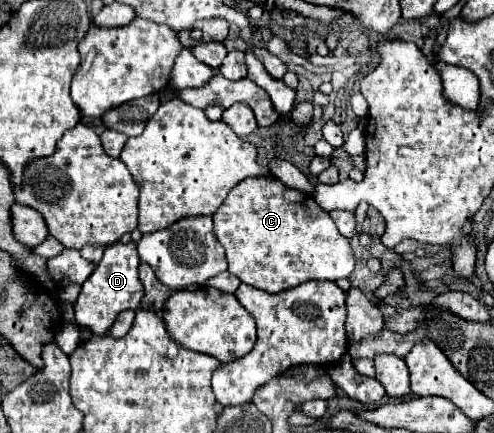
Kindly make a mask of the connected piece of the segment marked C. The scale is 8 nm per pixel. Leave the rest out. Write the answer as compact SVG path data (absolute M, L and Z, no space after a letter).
M254 176L242 180L222 202L222 206L216 210L212 218L214 218L214 234L226 250L228 272L238 276L244 284L266 290L270 294L290 290L310 280L348 278L354 270L354 256L350 242L346 236L340 234L330 214L322 210L310 194L306 196L304 192L282 184L274 176Z

